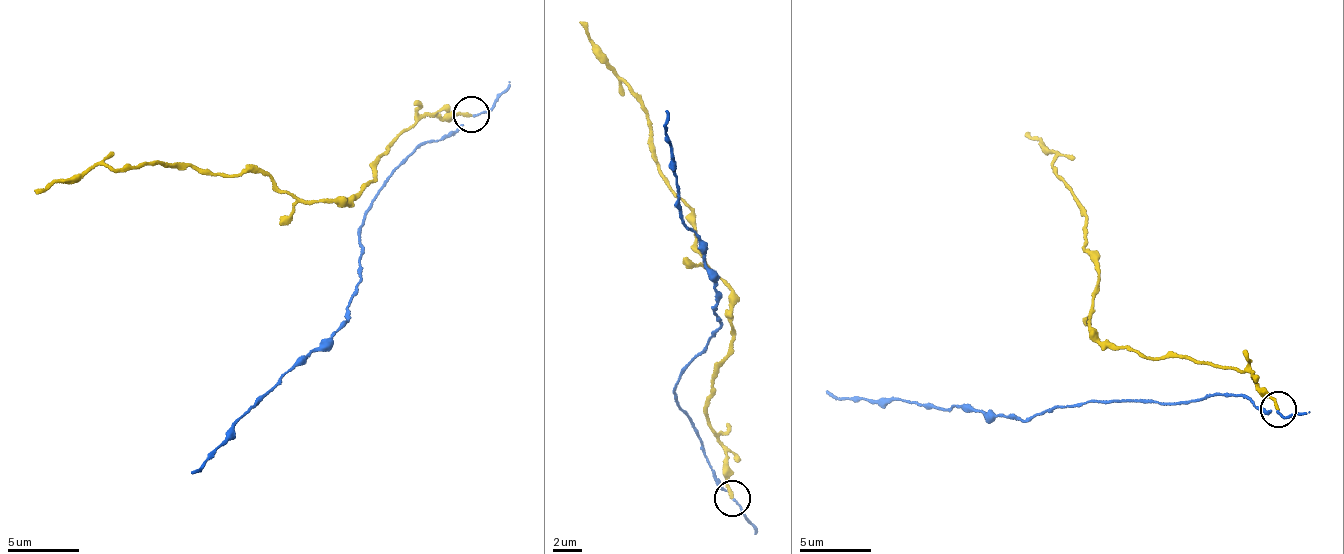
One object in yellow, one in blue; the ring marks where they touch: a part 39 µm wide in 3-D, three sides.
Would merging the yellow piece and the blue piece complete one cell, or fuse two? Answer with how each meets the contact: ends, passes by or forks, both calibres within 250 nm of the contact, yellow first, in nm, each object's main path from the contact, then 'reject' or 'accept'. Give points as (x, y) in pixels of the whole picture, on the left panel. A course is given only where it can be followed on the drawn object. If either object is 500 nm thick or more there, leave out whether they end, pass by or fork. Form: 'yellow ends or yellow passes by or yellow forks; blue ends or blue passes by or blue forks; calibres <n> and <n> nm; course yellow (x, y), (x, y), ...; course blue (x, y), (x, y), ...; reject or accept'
yellow ends; blue passes by; calibres 220 and 90 nm; course yellow (471, 113), (402, 133), (342, 206), (300, 199), (256, 171), (157, 162), (95, 167), (36, 195); course blue (474, 114), (453, 133), (397, 165), (356, 234), (360, 274), (348, 318), (238, 417), (208, 461), (189, 472); reject

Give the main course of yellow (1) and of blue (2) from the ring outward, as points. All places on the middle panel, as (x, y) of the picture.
1: (732, 498), (707, 422), (713, 366), (733, 339), (731, 301), (659, 175), (644, 111), (581, 22)
2: (735, 499), (675, 394), (685, 363), (719, 328), (703, 238), (679, 213), (665, 109)

